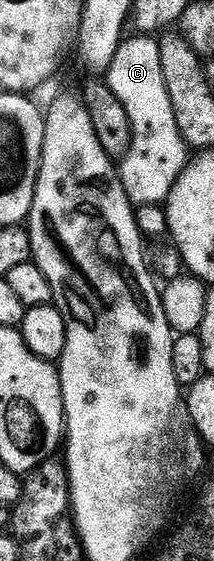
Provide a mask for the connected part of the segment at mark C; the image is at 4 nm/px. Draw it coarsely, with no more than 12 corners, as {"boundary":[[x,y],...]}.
{"boundary":[[120,40],[105,81],[128,112],[121,176],[136,206],[166,202],[189,146],[159,41]]}

